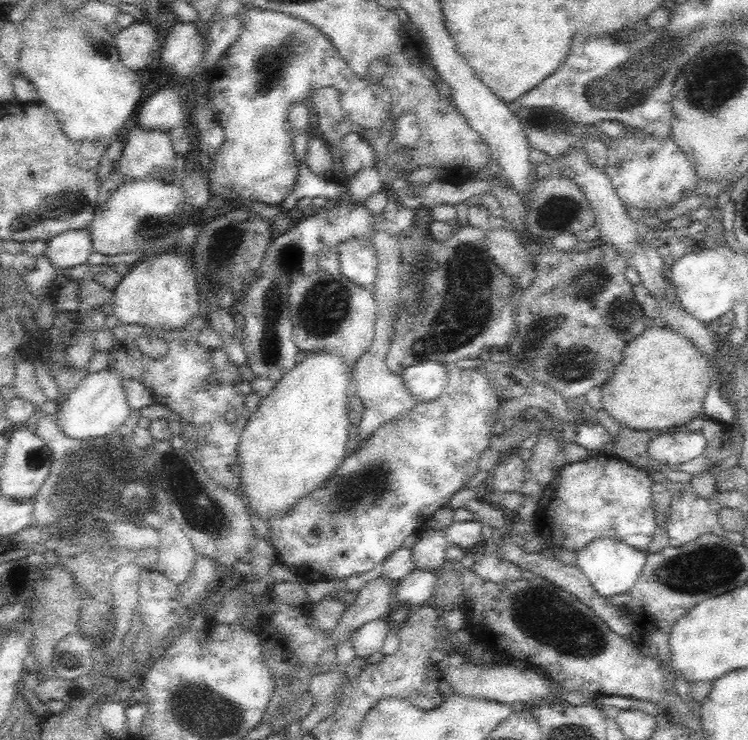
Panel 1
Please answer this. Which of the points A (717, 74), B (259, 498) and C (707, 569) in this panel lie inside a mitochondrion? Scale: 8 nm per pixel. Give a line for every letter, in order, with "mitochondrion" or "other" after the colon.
A: mitochondrion
B: other
C: mitochondrion

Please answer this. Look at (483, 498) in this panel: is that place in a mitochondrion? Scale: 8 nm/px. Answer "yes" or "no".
no

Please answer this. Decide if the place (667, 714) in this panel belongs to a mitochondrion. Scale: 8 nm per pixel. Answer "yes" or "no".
no

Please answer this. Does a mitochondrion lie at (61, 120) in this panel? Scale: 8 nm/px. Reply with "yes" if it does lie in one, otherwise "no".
no

